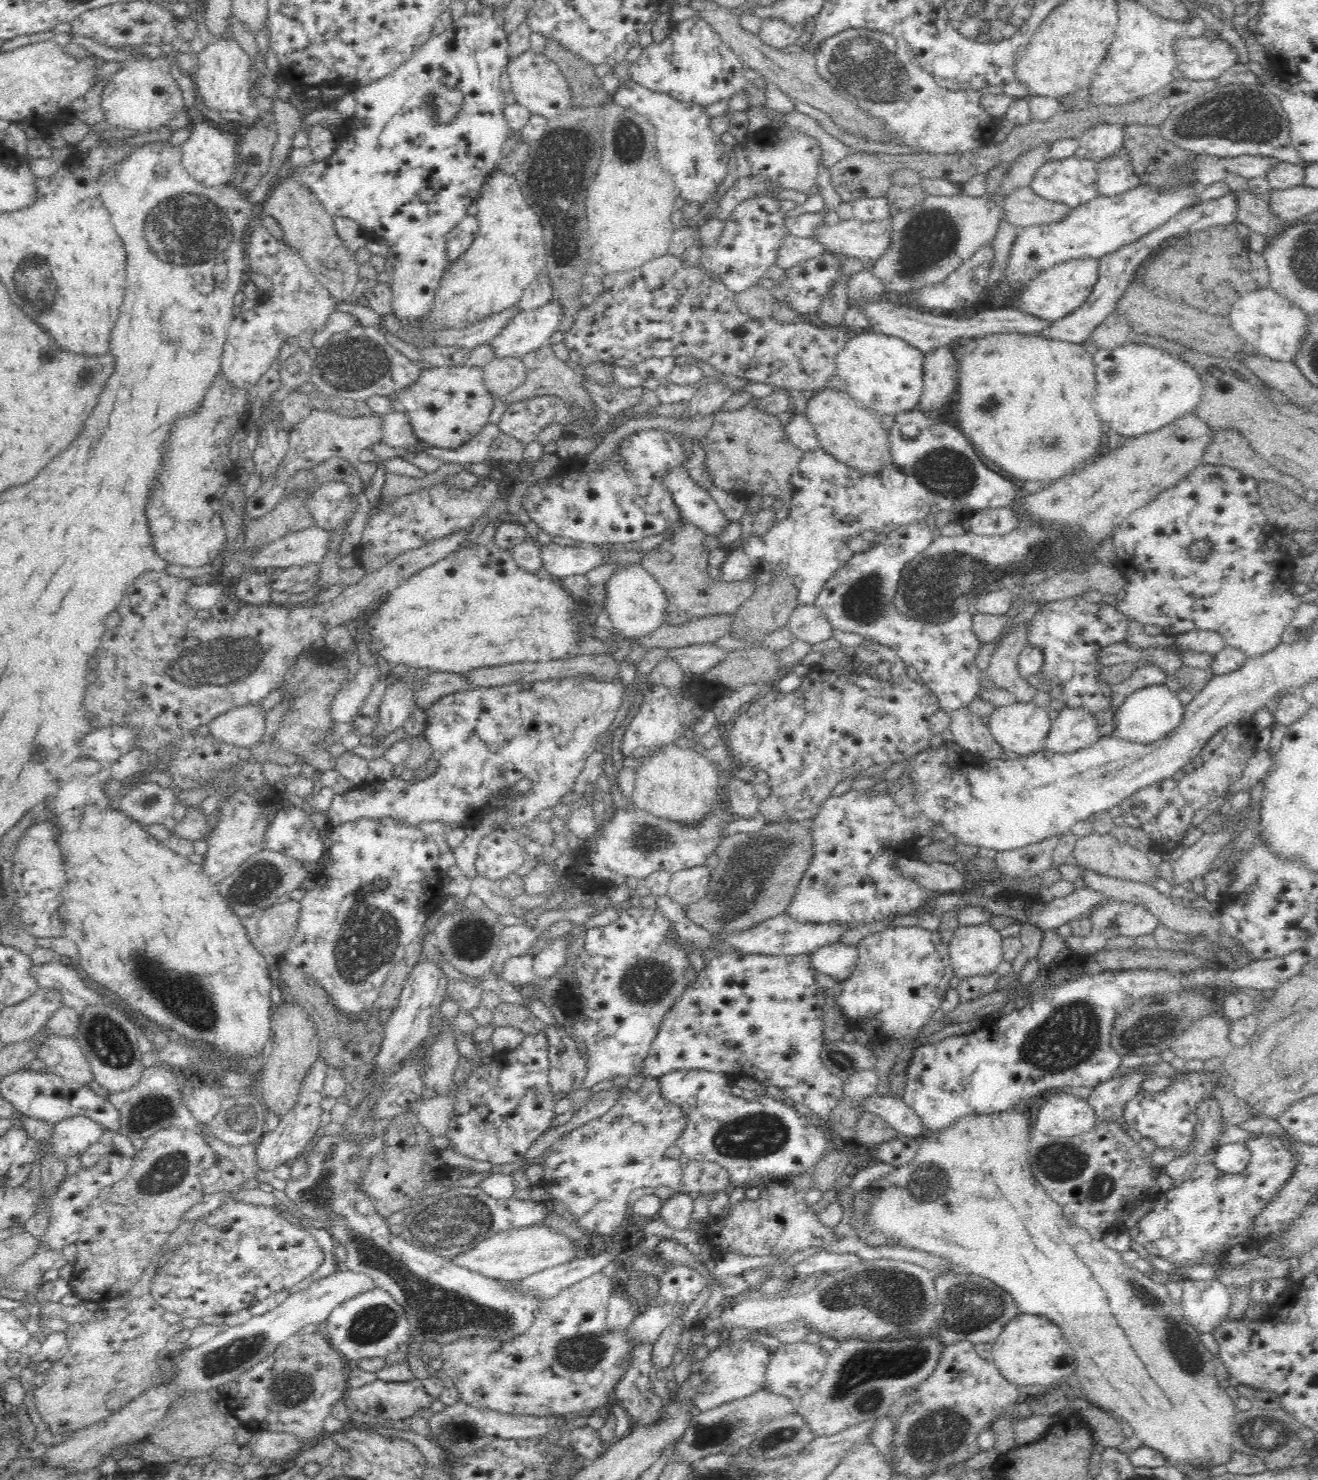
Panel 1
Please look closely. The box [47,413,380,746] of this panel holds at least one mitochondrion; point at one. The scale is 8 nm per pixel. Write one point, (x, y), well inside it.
(209, 666)

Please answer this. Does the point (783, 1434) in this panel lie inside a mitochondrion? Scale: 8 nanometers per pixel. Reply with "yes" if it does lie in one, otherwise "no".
yes

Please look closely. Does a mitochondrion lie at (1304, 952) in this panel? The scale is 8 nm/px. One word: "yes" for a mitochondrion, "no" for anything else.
no

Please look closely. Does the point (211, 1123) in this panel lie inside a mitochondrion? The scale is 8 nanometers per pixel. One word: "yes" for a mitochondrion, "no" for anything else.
no

